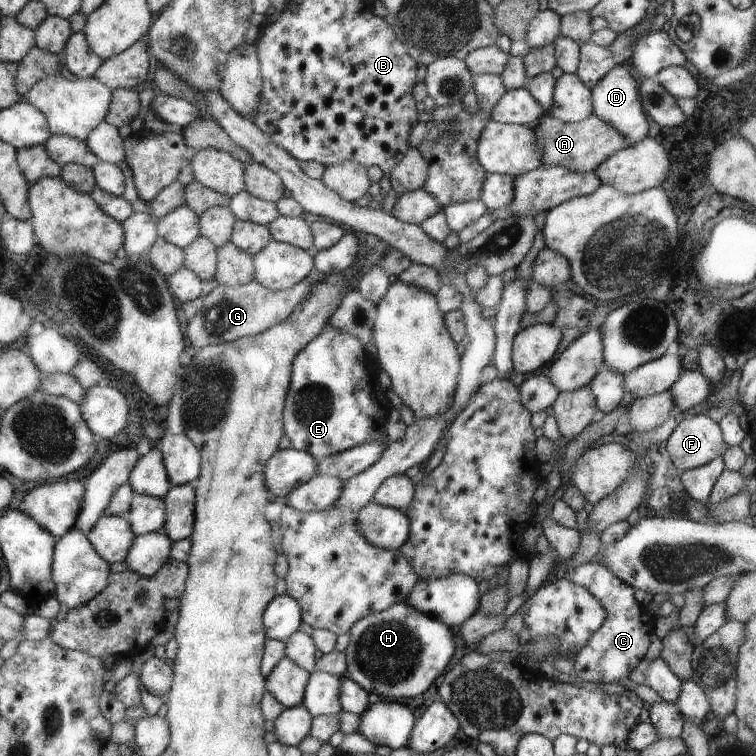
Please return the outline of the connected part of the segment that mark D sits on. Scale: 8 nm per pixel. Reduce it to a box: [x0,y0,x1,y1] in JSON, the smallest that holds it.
[592,65,650,145]

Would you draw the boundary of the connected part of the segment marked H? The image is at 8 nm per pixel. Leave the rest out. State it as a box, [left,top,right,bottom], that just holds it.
[347,602,454,698]

